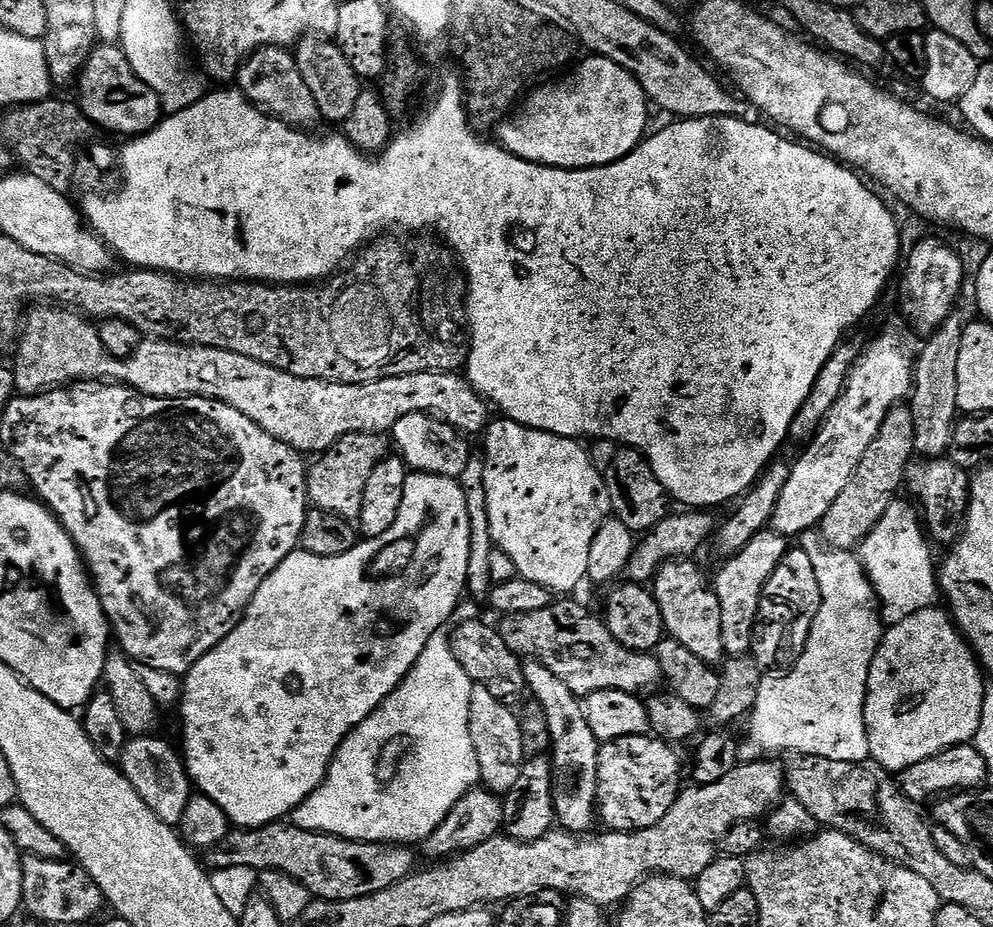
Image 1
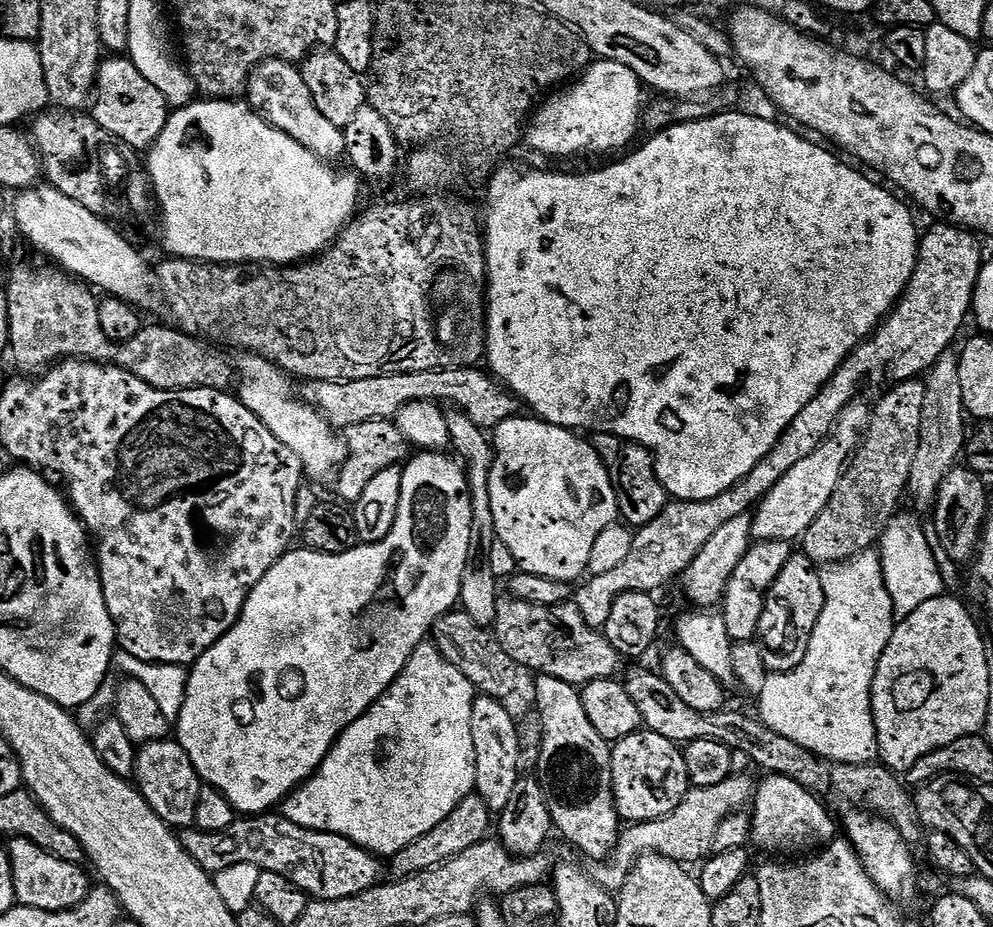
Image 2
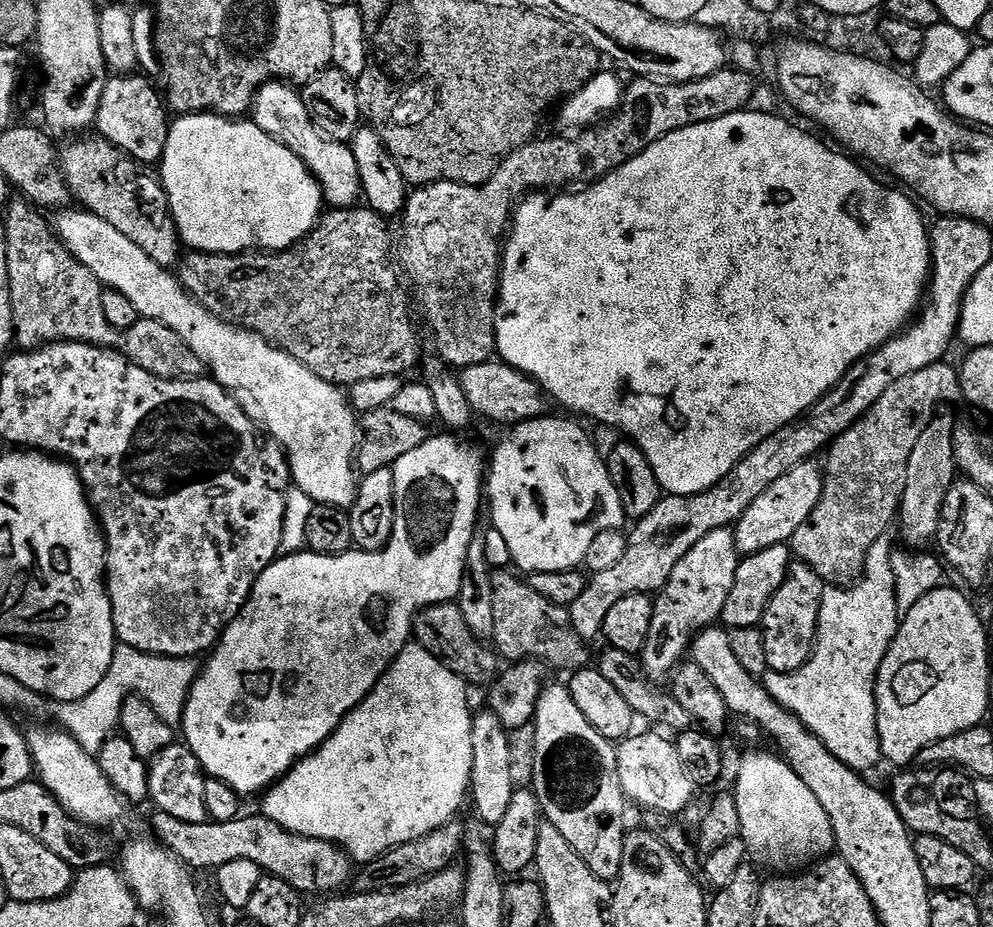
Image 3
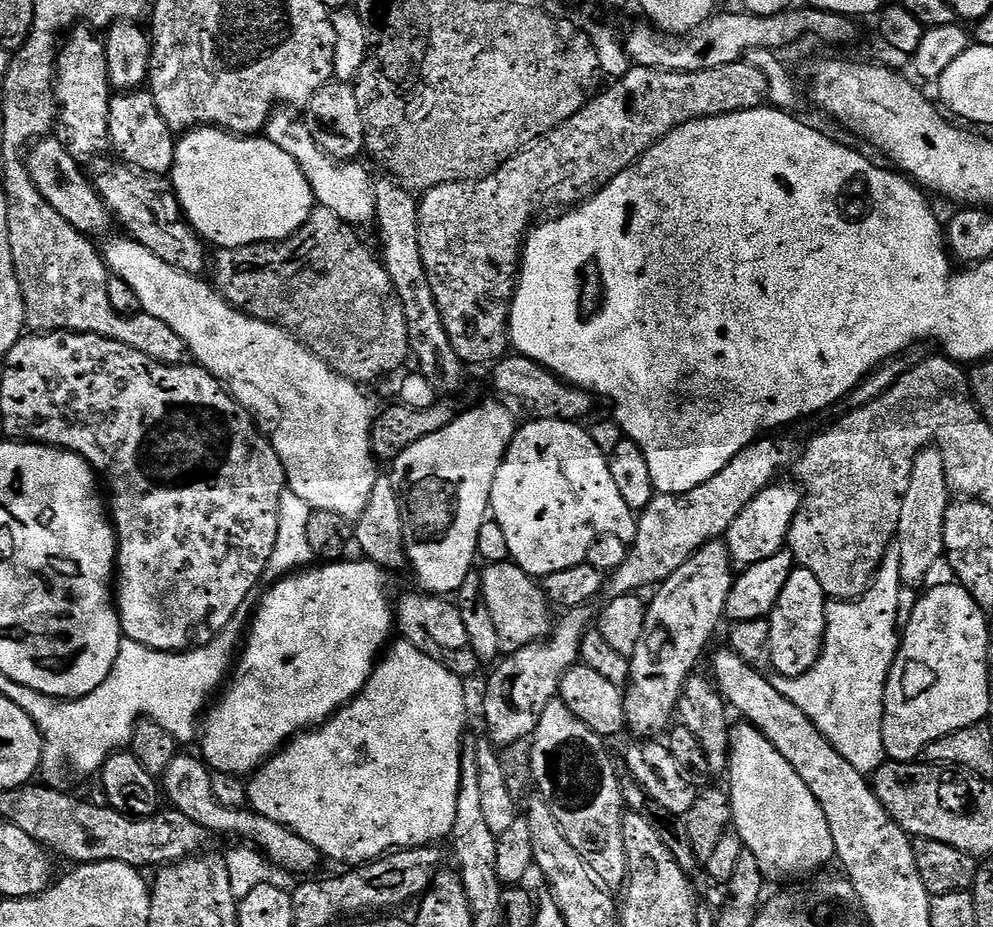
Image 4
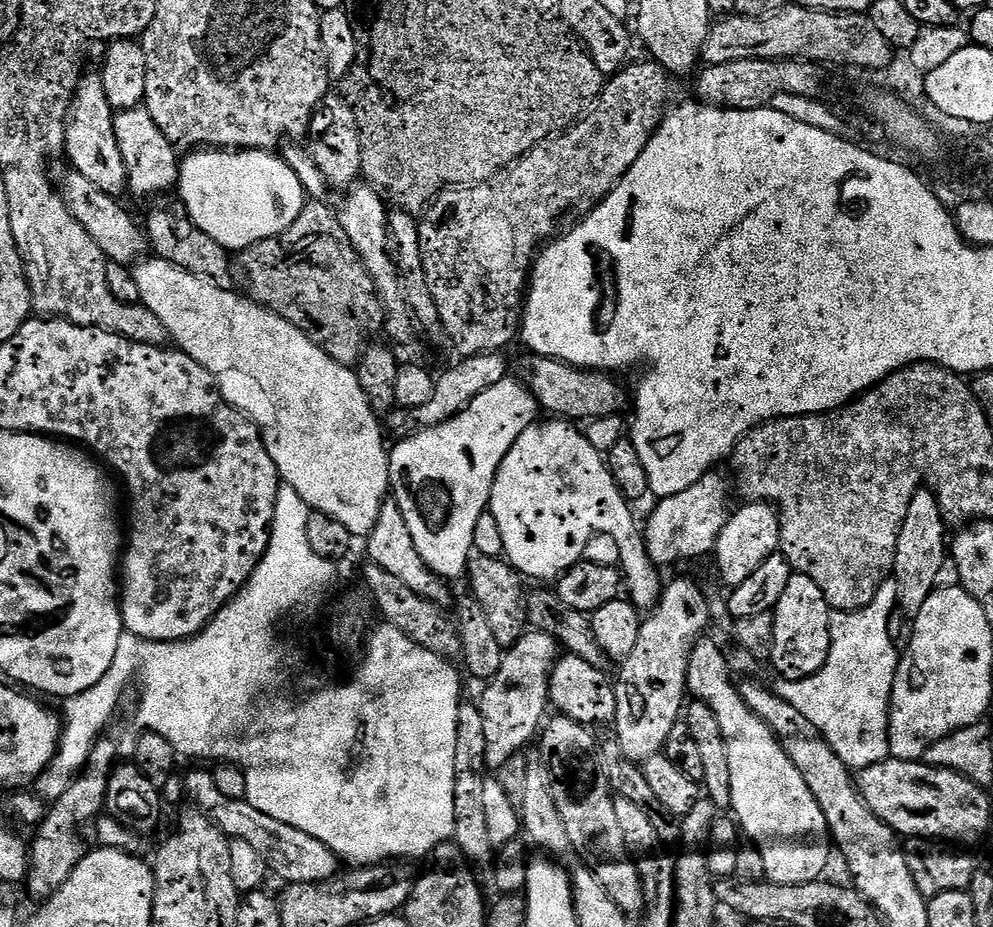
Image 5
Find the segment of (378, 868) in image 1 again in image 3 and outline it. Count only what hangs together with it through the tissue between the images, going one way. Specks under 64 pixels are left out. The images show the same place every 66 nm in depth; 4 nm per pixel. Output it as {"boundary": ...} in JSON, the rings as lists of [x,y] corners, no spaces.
{"boundary":[[[156,812],[153,815],[151,835],[159,843],[163,844],[181,864],[189,869],[209,868],[215,870],[226,866],[226,862],[238,862],[246,860],[254,862],[261,870],[261,873],[282,878],[282,882],[290,882],[294,890],[302,894],[308,892],[328,892],[324,894],[336,894],[348,884],[348,879],[352,876],[352,867],[354,861],[339,844],[331,844],[325,840],[310,838],[309,836],[296,836],[288,832],[282,826],[275,824],[273,820],[266,819],[263,814],[256,816],[241,815],[239,818],[230,822],[182,822],[179,818],[170,818],[170,814],[165,812]]]}

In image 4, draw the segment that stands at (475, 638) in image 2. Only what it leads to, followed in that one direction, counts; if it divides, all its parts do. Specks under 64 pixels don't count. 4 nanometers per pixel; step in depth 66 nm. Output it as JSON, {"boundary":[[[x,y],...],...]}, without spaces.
{"boundary":[[[408,592],[400,601],[395,601],[394,624],[399,635],[418,650],[422,650],[422,654],[434,658],[434,662],[449,668],[456,676],[469,678],[468,676],[474,675],[476,668],[478,669],[478,661],[466,638],[466,626],[458,615],[455,603],[440,594],[416,592]]]}

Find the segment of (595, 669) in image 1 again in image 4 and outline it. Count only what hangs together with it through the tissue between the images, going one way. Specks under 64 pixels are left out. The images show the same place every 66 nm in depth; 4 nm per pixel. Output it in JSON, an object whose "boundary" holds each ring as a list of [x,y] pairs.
{"boundary":[[[511,562],[485,563],[483,568],[484,572],[479,573],[482,598],[490,610],[490,618],[494,618],[501,653],[517,652],[523,648],[531,649],[533,644],[553,635],[553,609],[544,595],[543,587],[533,577],[525,574],[518,565]]]}

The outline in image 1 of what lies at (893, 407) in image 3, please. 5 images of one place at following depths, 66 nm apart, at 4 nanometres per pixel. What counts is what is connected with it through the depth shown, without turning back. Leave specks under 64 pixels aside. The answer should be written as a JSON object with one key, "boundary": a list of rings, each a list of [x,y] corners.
{"boundary":[[[897,406],[892,408],[870,450],[866,450],[866,458],[858,466],[856,476],[834,498],[834,506],[826,510],[824,519],[818,525],[818,531],[824,541],[831,548],[855,549],[878,526],[882,514],[890,507],[893,500],[897,499],[896,492],[906,480],[909,464],[913,463],[916,452],[916,439],[914,438],[914,418],[911,407]]]}

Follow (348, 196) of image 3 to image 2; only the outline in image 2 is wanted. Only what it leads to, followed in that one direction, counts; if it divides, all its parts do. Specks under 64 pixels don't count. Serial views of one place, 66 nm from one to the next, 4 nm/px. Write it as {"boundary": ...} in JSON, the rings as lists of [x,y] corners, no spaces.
{"boundary":[[[263,60],[256,65],[248,76],[246,103],[249,108],[261,113],[275,128],[290,134],[294,142],[306,146],[306,150],[310,150],[318,158],[336,162],[336,159],[344,156],[344,129],[322,118],[318,106],[314,106],[314,98],[310,98],[310,89],[304,81],[303,71],[293,61]]]}

